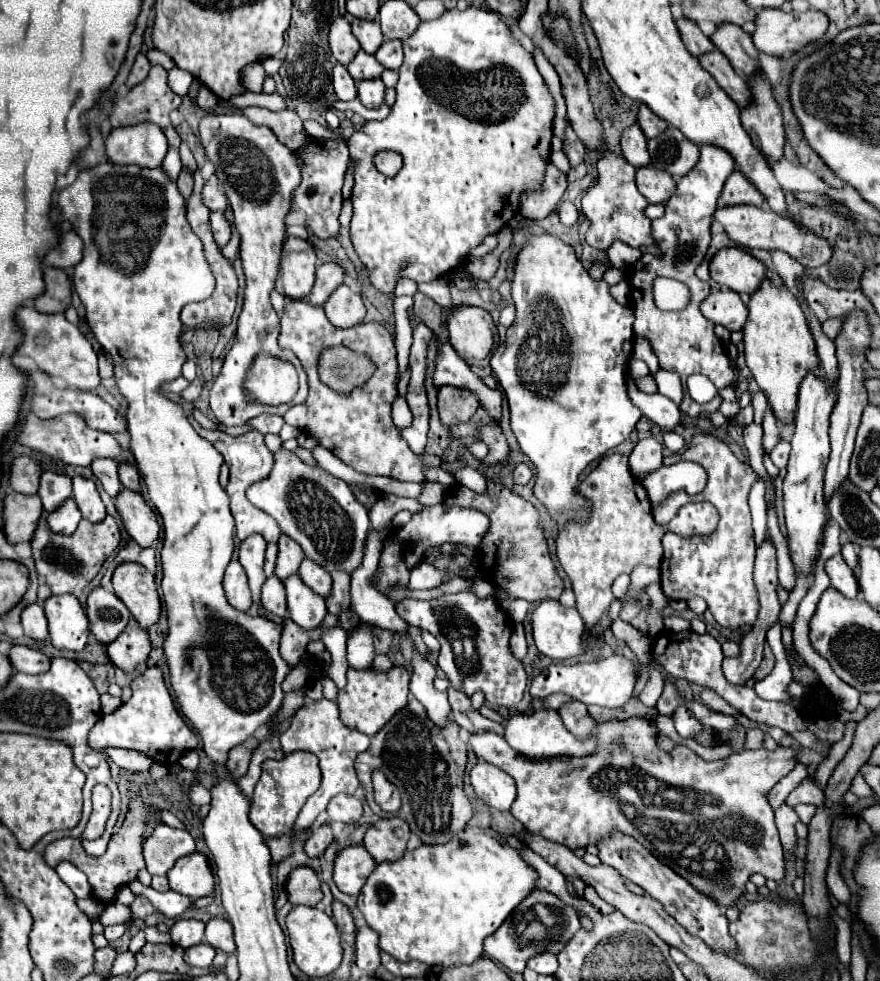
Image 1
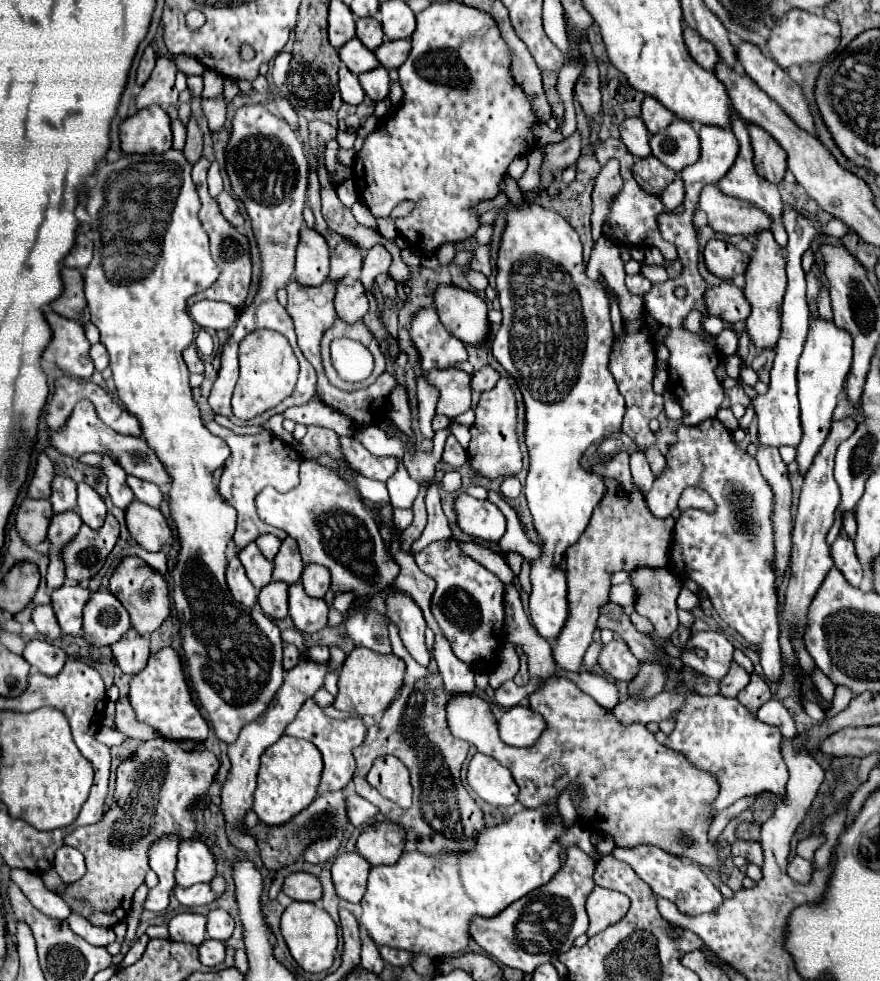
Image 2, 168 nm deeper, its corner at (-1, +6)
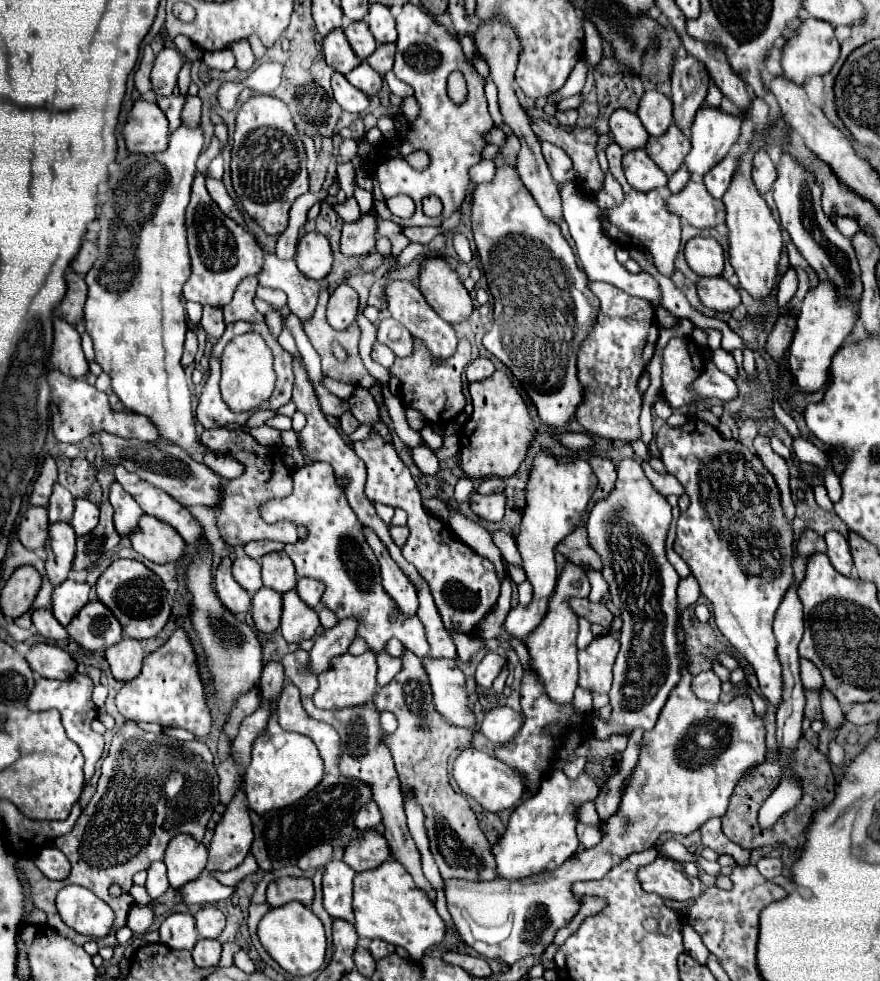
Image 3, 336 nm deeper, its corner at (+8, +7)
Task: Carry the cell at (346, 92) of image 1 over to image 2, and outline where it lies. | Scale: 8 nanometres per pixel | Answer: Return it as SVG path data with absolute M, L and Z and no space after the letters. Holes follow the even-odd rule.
M344 65L340 67L338 71L340 75L340 93L342 93L342 99L344 103L350 103L350 105L360 105L364 101L364 89L358 81L356 75L352 75Z

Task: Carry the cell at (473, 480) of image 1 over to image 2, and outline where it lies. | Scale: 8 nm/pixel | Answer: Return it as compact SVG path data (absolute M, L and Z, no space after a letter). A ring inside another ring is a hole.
M490 491L490 497L488 497L488 499L498 505L498 509L504 513L504 517L506 517L506 521L508 521L508 529L506 529L504 537L500 539L500 543L498 543L498 545L502 547L502 551L508 551L508 553L510 553L510 551L518 551L518 553L524 555L524 559L536 559L536 557L540 555L540 547L526 537L526 533L522 531L520 519L518 519L518 515L512 511L512 507L504 503L504 499L500 497L500 493Z

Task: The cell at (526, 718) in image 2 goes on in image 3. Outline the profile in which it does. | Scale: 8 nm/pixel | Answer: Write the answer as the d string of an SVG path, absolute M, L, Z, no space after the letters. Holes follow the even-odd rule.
M495 706L485 714L481 722L481 732L495 744L509 742L521 728L521 714L509 706Z

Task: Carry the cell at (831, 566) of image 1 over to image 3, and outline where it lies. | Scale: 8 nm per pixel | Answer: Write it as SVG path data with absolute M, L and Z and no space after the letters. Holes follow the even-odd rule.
M827 532L825 534L825 542L827 542L827 556L831 560L831 564L843 574L843 576L851 576L853 572L853 558L849 552L849 542L845 536L841 536L839 532Z

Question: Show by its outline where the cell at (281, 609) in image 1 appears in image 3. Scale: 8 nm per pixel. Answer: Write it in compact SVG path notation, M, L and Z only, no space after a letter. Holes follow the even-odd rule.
M261 588L253 594L253 620L259 632L273 632L281 620L281 594Z

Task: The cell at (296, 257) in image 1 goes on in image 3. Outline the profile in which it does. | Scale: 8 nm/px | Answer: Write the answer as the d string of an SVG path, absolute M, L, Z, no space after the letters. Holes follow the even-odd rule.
M319 232L303 234L297 244L295 262L303 276L313 280L325 278L331 272L331 262L333 262L329 240Z

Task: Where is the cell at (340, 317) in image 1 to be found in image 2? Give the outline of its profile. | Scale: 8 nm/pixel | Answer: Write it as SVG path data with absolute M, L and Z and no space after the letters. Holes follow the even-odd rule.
M350 275L344 277L338 283L334 305L336 305L336 315L342 321L346 323L360 321L368 311L368 299L366 299L366 291L362 283Z

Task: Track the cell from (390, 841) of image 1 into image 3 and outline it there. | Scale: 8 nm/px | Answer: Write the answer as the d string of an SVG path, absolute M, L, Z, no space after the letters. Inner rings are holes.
M367 830L363 836L353 838L345 848L345 864L349 864L353 870L373 870L381 866L391 854L391 848L387 844L387 838L377 830Z

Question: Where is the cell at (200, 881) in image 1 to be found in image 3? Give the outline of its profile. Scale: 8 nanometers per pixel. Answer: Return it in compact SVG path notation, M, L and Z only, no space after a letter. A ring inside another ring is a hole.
M177 834L165 850L165 866L171 888L179 890L183 884L195 880L207 866L207 848L189 834Z

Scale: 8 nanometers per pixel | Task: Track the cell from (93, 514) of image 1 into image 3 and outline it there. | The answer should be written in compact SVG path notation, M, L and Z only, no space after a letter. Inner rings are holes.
M77 498L75 500L75 512L71 518L71 526L77 532L77 536L83 536L91 532L99 522L99 508L89 502L87 498Z

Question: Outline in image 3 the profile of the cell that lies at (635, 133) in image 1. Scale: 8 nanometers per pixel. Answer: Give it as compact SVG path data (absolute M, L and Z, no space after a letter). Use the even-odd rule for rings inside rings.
M619 108L611 114L609 130L611 130L613 140L621 146L623 152L645 148L647 138L649 138L649 134L643 128L637 114L633 114L629 110L623 110L623 108Z

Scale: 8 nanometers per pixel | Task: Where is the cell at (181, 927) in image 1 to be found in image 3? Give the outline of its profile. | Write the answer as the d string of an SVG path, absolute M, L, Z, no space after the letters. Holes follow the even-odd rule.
M191 914L167 916L159 928L159 934L161 934L161 942L175 950L191 950L199 938Z

